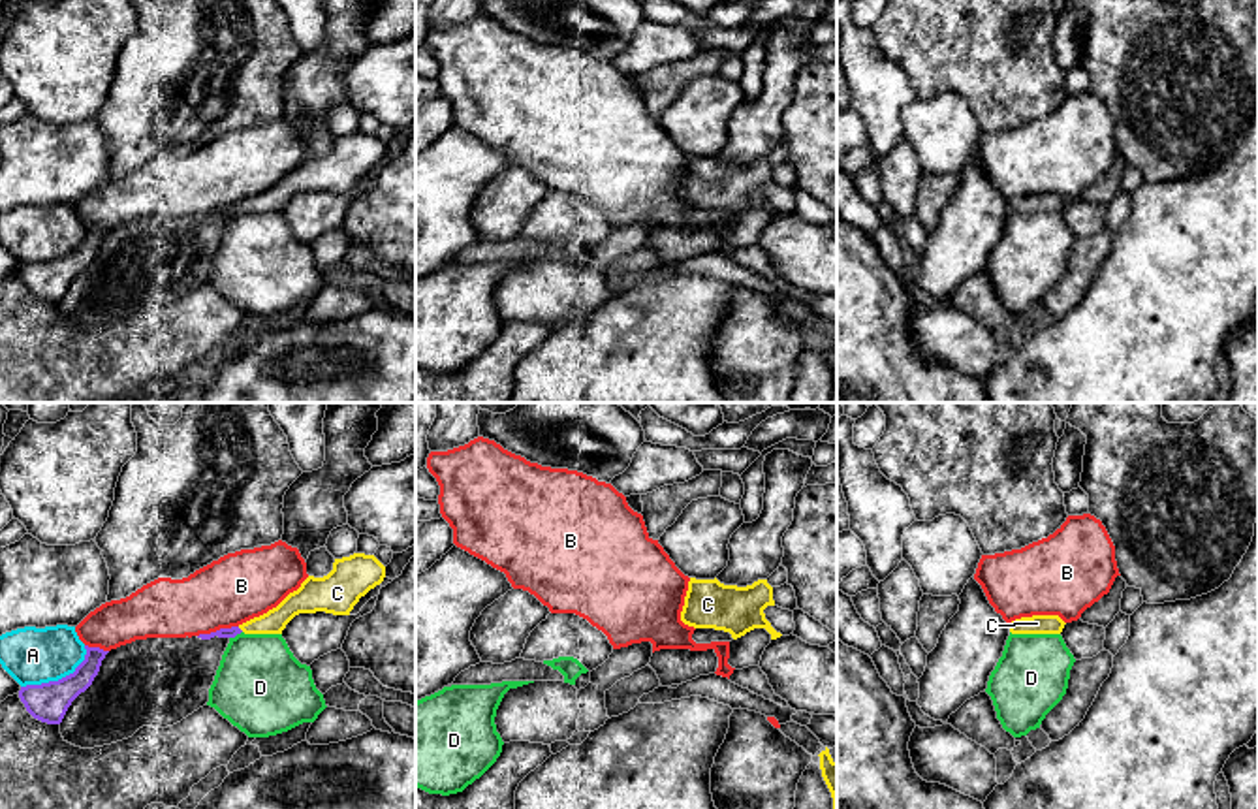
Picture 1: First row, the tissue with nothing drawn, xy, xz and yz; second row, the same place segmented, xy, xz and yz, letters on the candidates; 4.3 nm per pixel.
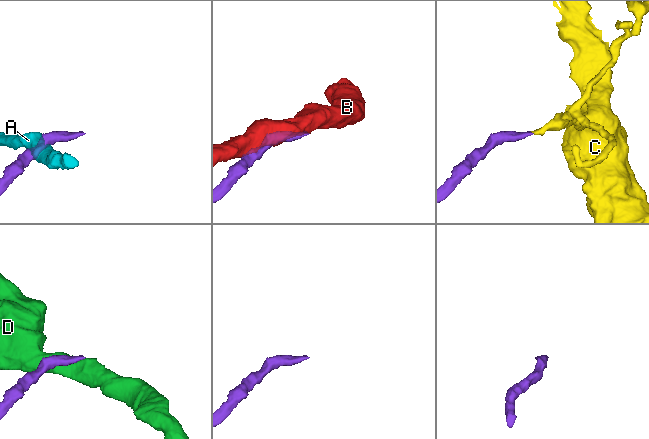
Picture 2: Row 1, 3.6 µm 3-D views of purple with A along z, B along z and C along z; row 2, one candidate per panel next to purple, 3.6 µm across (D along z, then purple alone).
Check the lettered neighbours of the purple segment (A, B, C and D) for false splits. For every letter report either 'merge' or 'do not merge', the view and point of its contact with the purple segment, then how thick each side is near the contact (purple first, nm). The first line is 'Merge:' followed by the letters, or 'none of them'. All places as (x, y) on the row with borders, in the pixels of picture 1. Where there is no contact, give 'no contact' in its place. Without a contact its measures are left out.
Merge: C
A: do not merge | xy (59, 680) | 170/240 nm
B: do not merge | xy (217, 631) | 50/300 nm
C: merge | xy (239, 629) | 50/100 nm
D: do not merge | xy (235, 634) | 50/400 nm

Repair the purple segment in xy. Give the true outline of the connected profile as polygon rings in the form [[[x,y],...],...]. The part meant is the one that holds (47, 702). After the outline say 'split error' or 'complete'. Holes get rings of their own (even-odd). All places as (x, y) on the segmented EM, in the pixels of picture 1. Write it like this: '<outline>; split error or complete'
[[[88,645],[85,649],[85,660],[73,674],[58,681],[21,687],[19,698],[34,719],[60,724],[71,702],[92,685],[109,651]]]; complete

